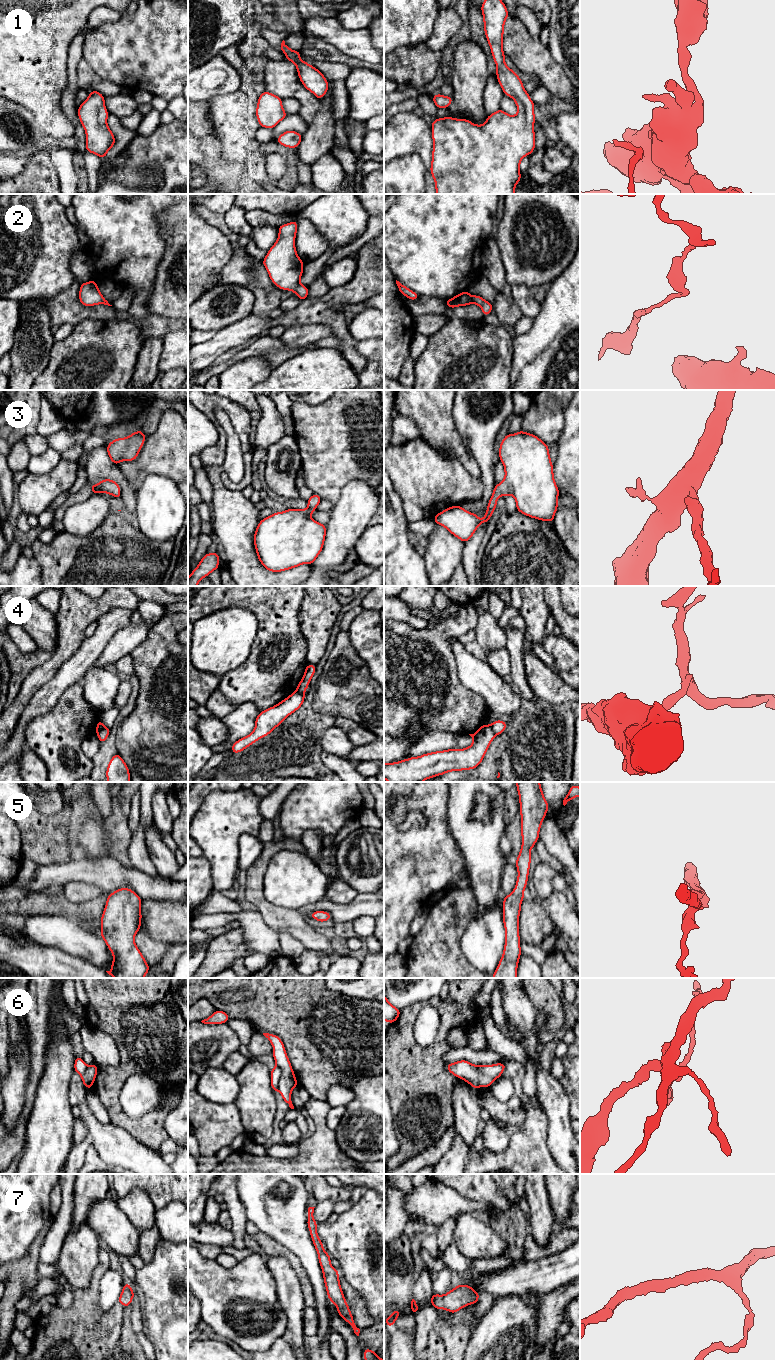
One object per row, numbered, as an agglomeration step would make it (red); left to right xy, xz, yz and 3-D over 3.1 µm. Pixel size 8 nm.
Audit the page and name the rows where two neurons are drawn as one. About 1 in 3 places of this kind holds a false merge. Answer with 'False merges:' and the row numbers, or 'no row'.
False merges: 4, 6

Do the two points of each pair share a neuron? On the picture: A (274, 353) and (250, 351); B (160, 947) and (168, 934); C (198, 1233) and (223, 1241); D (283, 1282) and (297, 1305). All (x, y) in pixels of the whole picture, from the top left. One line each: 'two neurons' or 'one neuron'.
A: one neuron
B: two neurons
C: one neuron
D: one neuron

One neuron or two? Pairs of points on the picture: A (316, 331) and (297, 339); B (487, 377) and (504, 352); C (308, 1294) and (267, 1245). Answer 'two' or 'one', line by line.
A: one
B: one
C: one

